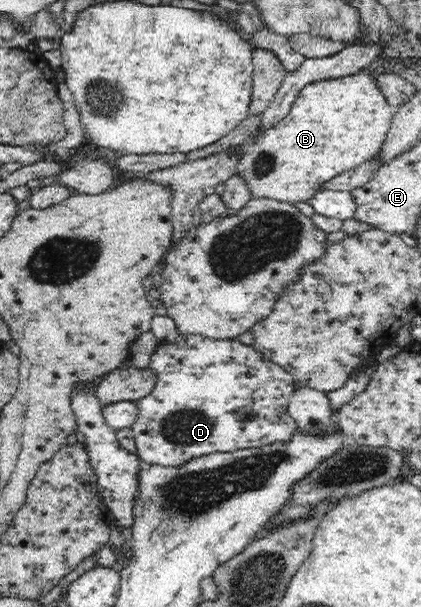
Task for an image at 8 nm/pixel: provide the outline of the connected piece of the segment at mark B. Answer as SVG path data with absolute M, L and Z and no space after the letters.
M368 70L341 79L306 85L290 110L279 121L258 130L245 144L235 178L244 183L252 198L270 198L289 204L309 203L337 175L361 165L377 153L388 135L393 115L378 92Z

